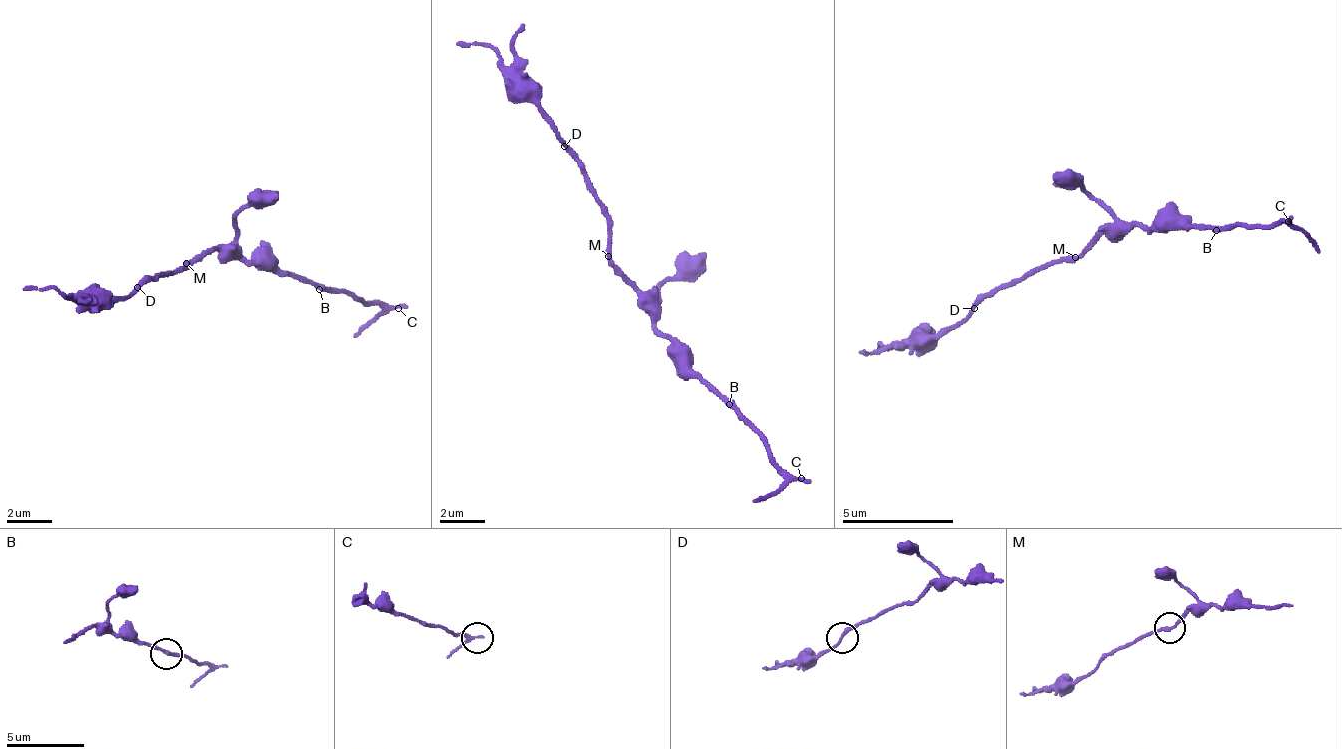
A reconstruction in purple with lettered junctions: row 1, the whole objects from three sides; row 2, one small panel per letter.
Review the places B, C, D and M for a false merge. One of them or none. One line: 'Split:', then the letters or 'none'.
Split: none

